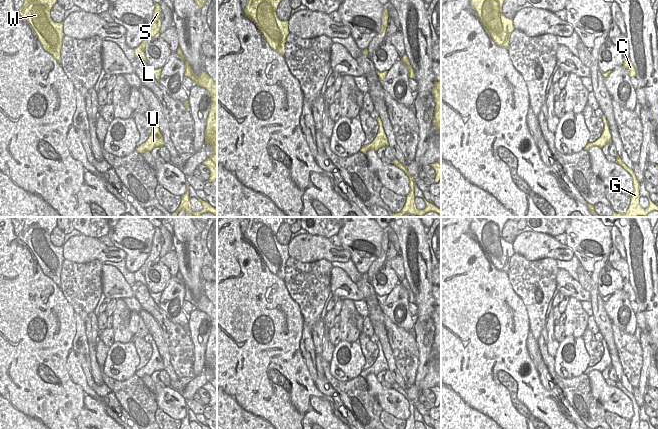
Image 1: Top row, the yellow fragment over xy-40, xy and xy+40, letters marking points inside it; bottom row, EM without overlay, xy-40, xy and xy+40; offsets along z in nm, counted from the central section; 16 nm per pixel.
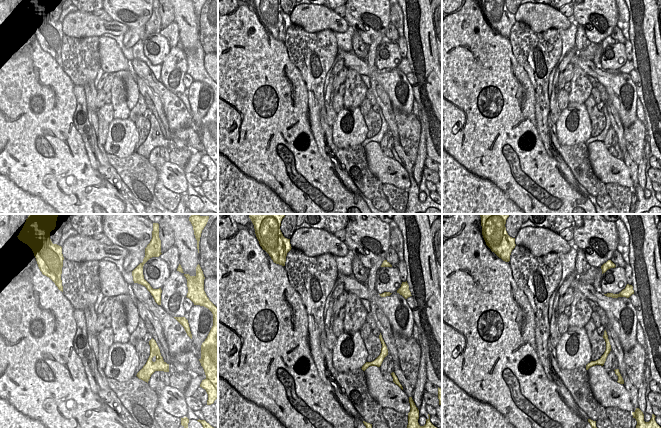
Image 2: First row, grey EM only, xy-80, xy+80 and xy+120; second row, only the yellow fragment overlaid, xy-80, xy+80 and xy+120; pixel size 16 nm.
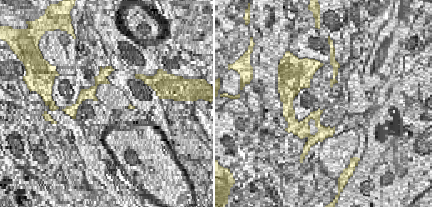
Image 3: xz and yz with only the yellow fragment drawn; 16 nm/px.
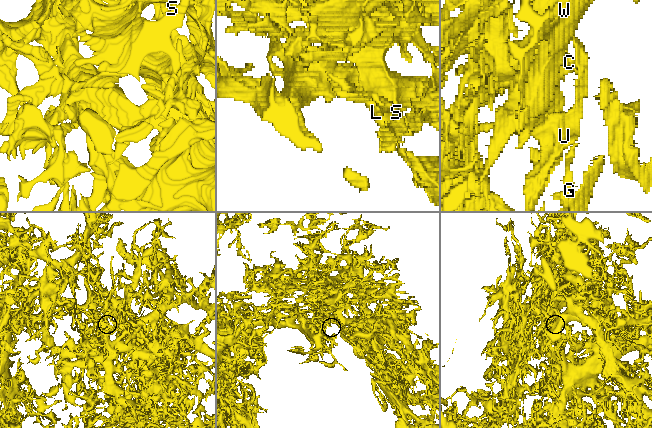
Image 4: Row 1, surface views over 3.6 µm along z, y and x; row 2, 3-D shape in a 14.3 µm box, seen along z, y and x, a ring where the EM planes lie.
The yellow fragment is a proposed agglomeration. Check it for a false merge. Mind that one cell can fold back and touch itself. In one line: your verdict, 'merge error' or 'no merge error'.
merge error

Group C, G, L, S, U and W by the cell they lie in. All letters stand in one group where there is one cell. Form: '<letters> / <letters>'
C G L U W / S

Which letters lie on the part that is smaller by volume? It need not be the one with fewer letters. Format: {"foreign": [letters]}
{"foreign": ["S"]}

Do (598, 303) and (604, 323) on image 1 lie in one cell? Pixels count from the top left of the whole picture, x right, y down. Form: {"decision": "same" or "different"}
{"decision": "same"}

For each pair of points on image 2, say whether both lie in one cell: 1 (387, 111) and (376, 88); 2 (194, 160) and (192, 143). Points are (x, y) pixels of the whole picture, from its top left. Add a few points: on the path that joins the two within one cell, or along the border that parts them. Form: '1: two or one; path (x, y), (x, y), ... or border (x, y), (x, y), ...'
1: one; path (385, 105), (380, 94)
2: two; border (193, 150), (205, 151)

